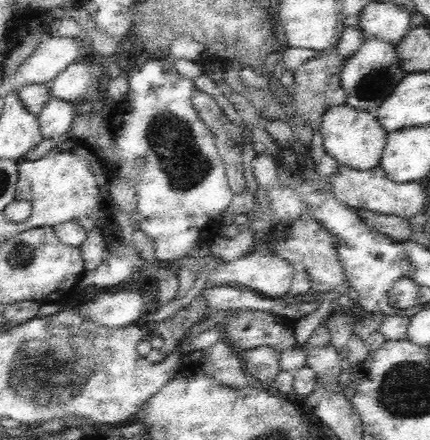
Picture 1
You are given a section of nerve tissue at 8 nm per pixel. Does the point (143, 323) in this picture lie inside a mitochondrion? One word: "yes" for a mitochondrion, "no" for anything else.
no

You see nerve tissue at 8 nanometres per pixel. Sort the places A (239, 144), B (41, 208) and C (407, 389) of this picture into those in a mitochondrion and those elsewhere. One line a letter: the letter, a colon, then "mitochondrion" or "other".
A: other
B: other
C: mitochondrion

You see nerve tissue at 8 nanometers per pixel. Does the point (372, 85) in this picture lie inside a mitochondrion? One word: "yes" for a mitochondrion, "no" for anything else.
yes

